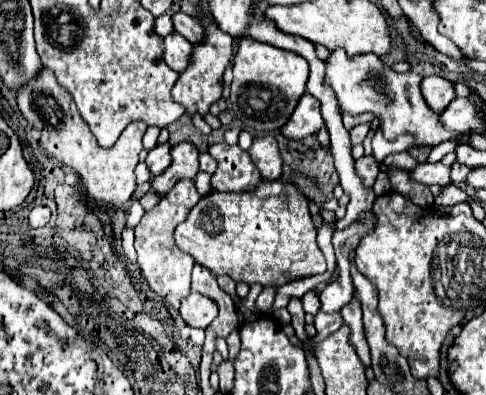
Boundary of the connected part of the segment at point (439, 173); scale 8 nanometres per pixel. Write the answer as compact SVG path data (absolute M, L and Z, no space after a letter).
M440 162L436 164L418 164L412 170L412 180L424 184L424 186L432 186L432 184L450 184L450 168L442 166Z

